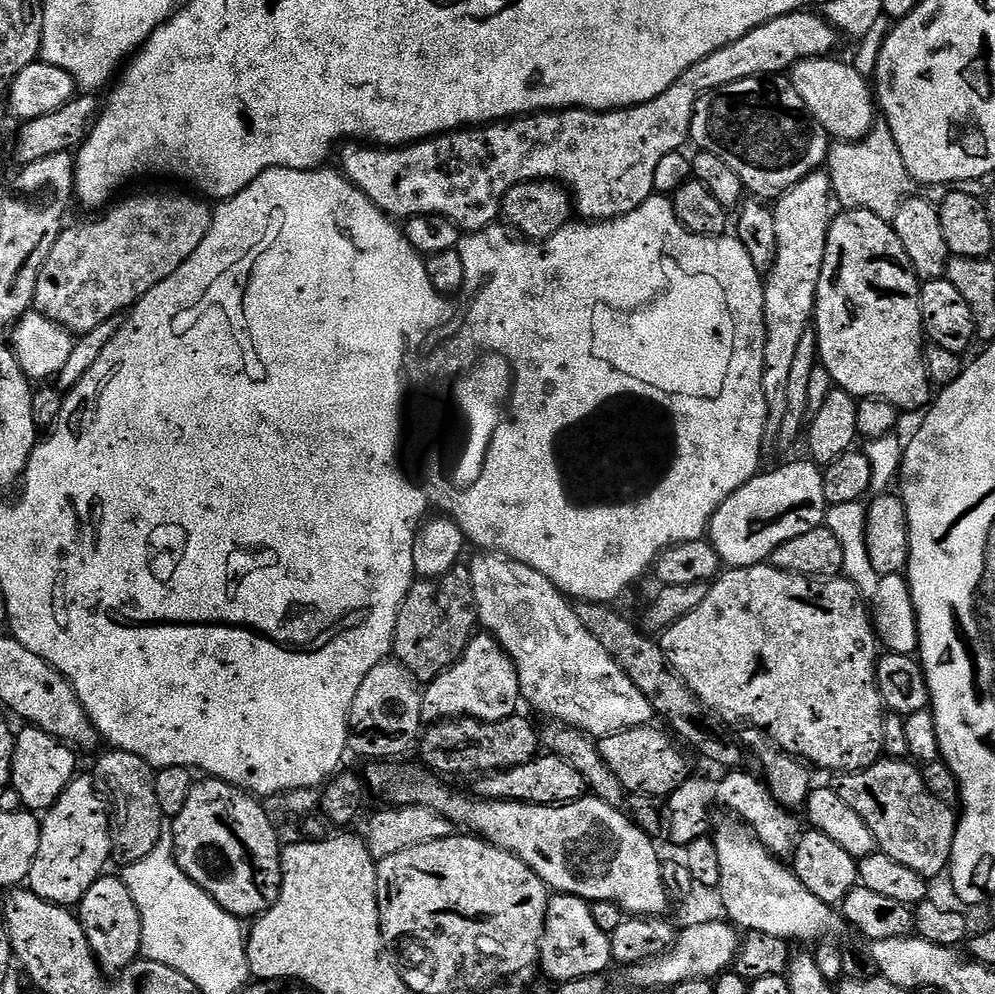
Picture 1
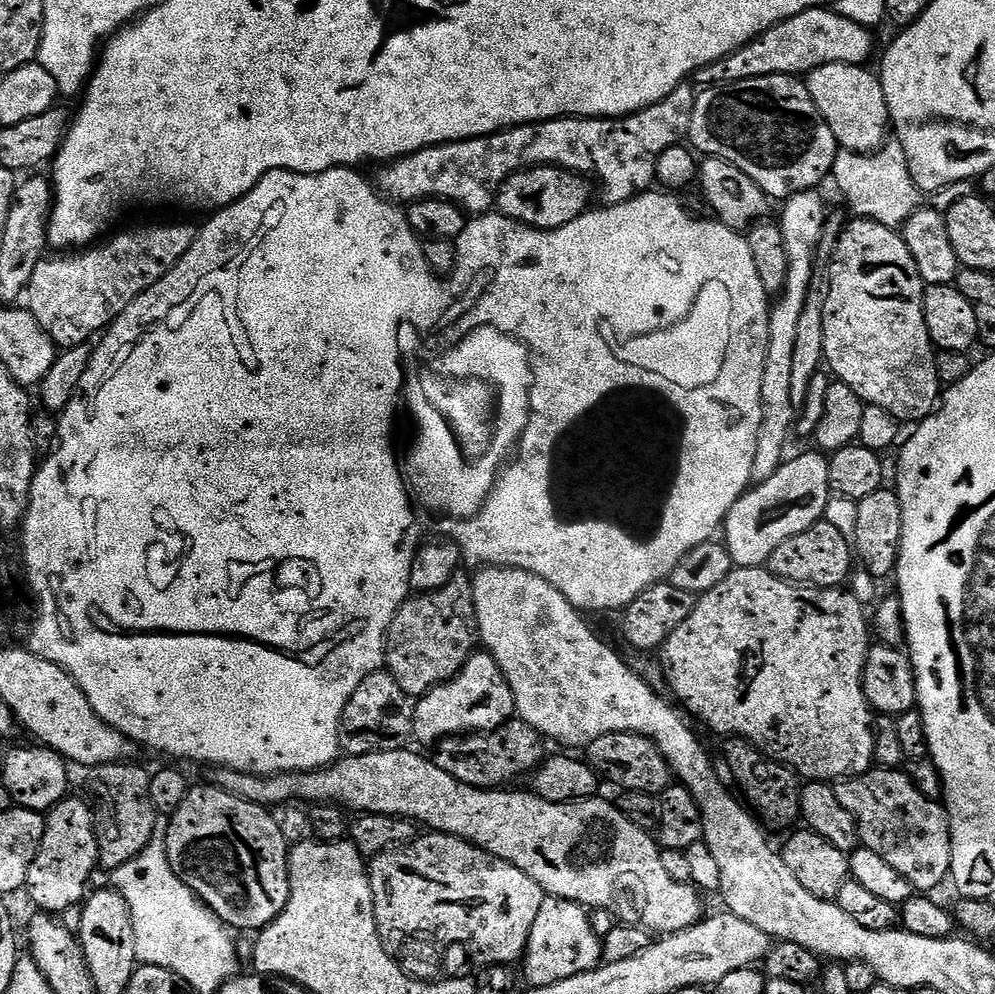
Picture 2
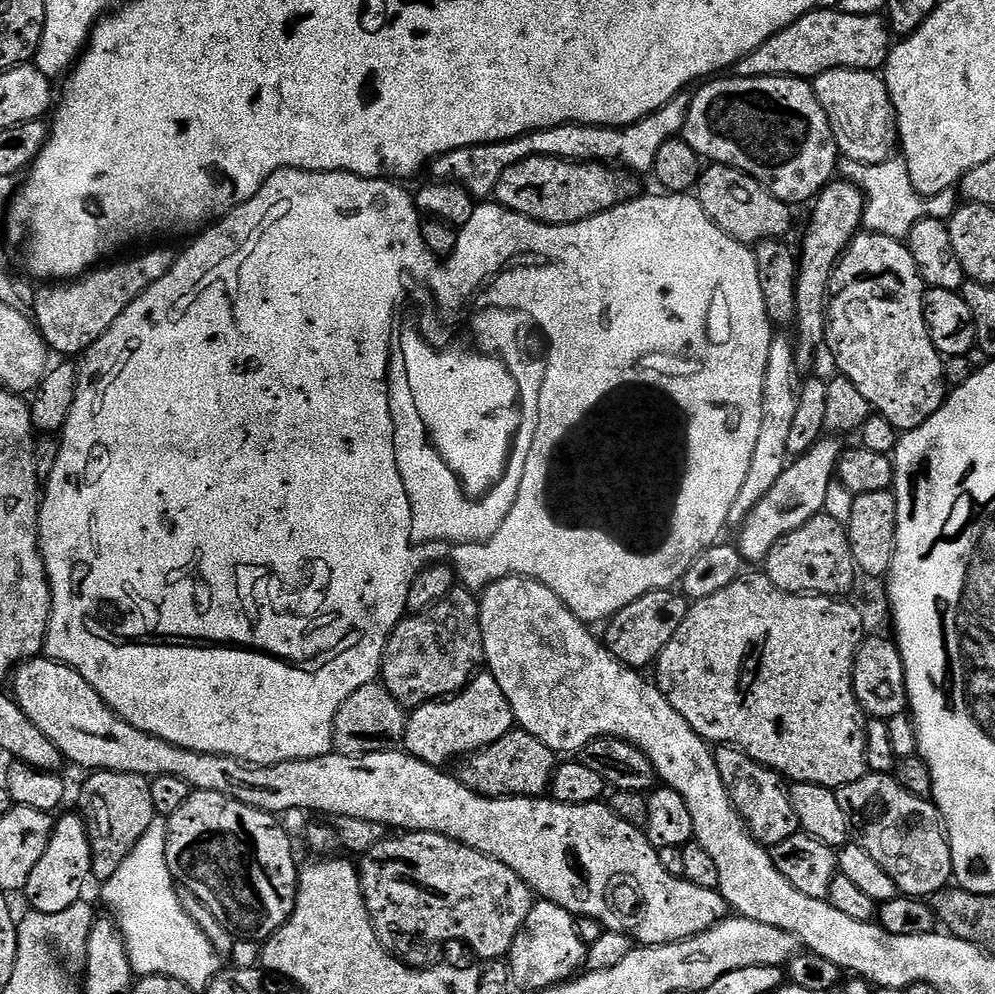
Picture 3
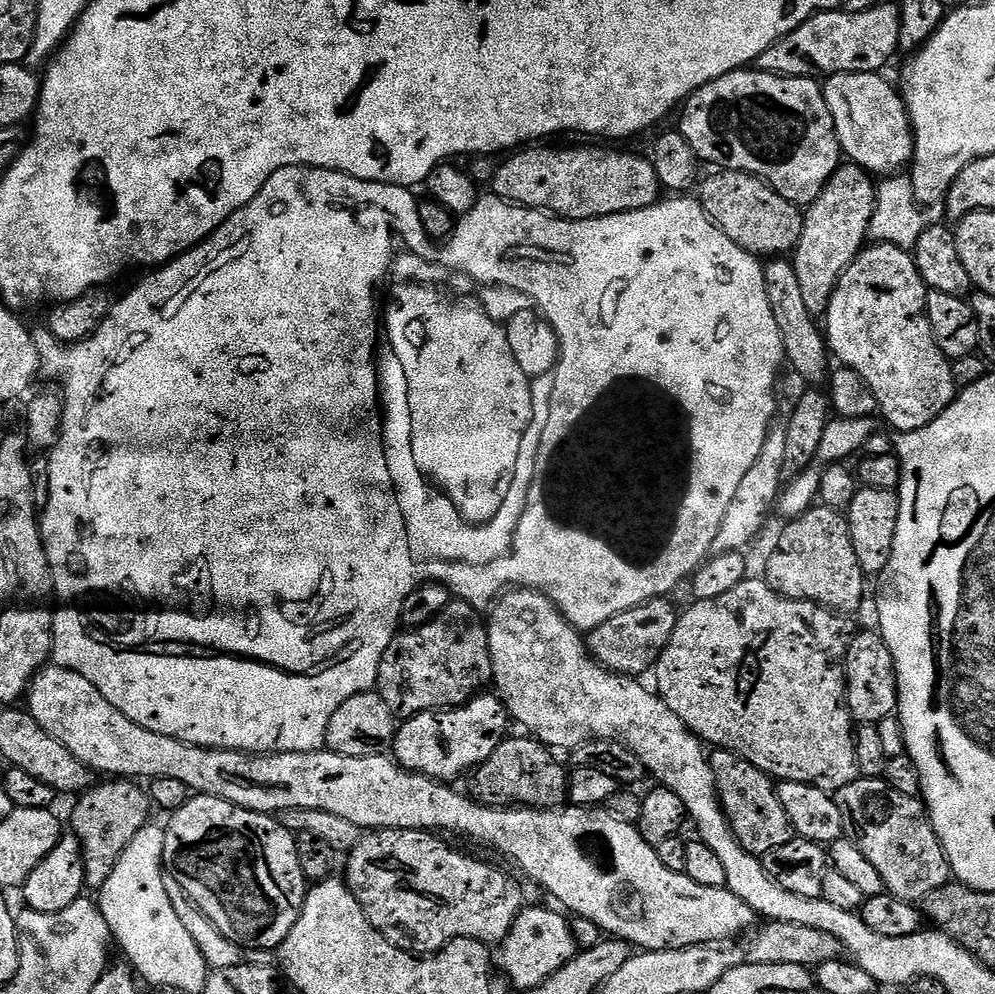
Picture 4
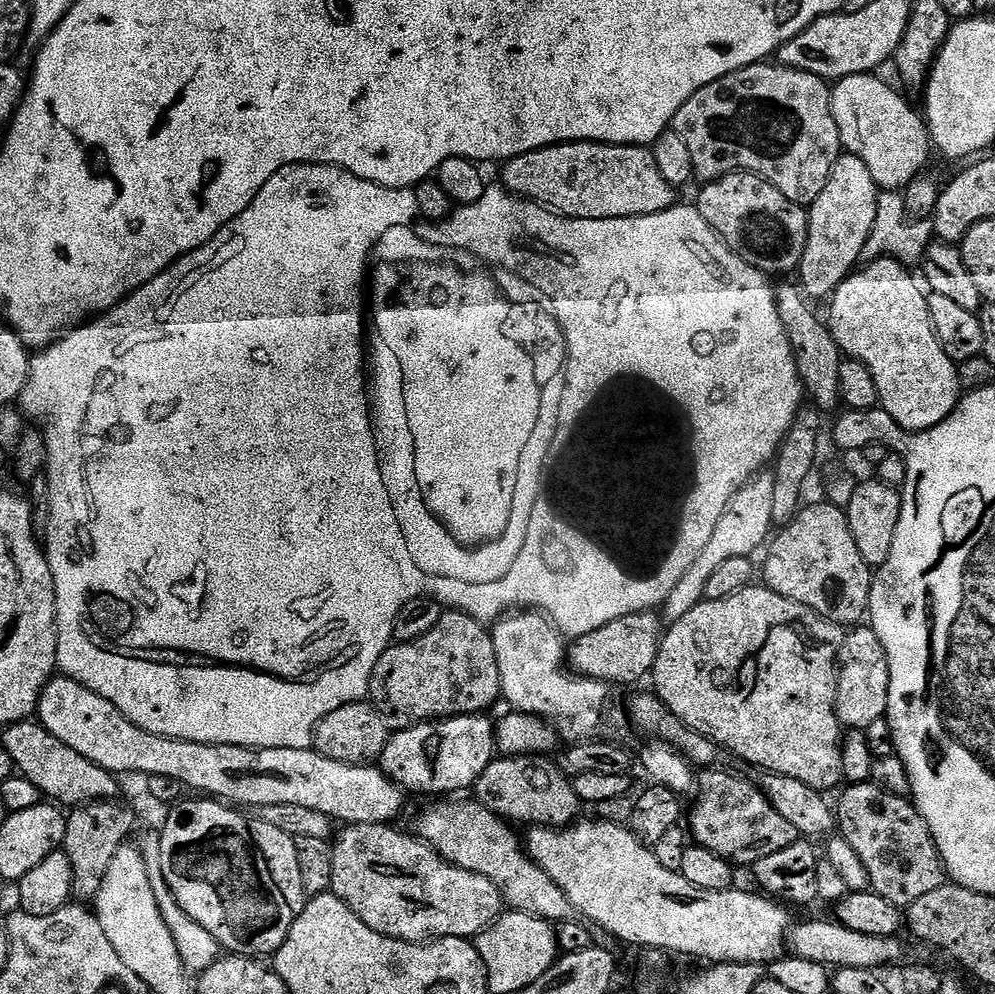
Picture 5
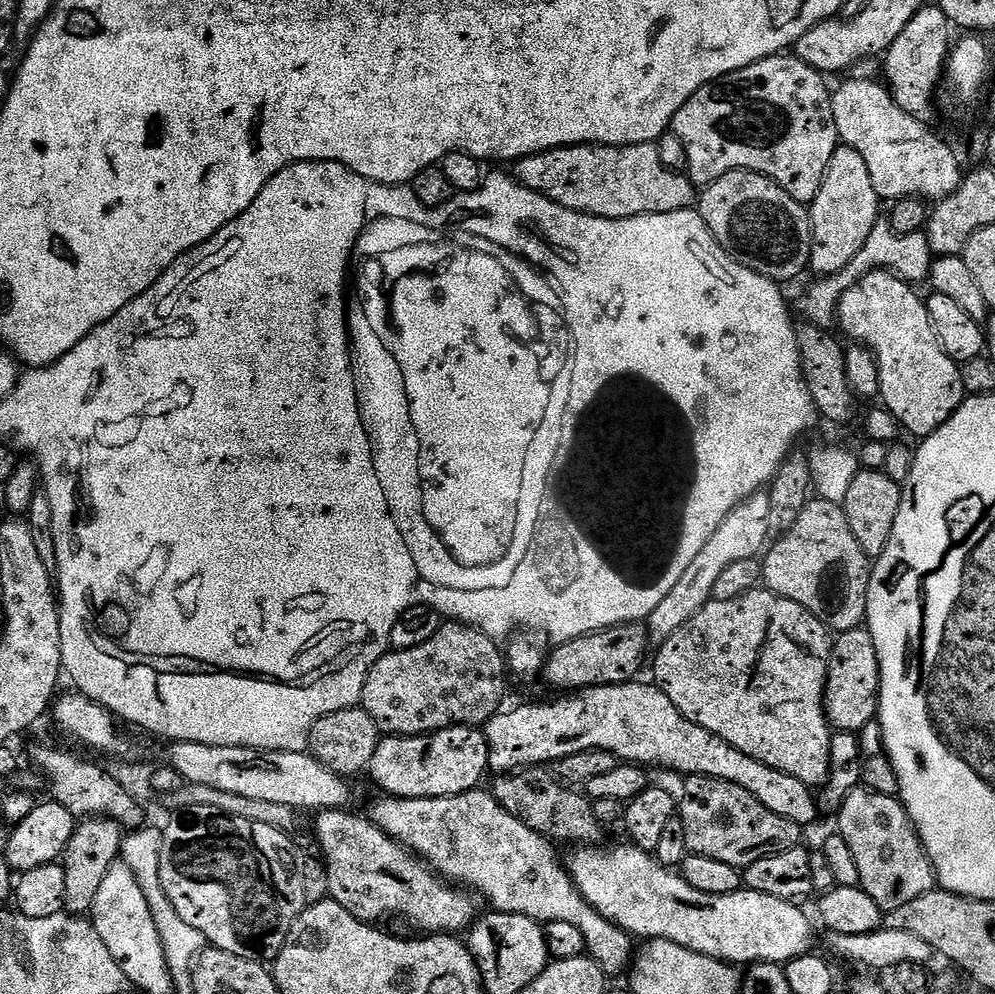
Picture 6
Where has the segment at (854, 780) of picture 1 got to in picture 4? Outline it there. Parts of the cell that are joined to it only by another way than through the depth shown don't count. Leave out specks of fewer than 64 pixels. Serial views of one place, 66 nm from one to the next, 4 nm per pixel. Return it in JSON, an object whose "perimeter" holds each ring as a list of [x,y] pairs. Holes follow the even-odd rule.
{"perimeter":[[[861,778],[850,782],[840,792],[835,793],[838,810],[842,810],[845,833],[855,840],[856,845],[866,854],[867,860],[878,870],[884,883],[887,895],[899,900],[922,902],[934,890],[946,886],[953,879],[952,868],[944,853],[942,842],[928,817],[928,810],[924,807],[923,799],[898,794],[883,778]]]}

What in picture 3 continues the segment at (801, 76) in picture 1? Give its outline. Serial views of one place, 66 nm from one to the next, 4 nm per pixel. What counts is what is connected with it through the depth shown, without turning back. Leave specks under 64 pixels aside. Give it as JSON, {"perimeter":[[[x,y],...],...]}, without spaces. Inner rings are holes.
{"perimeter":[[[835,68],[815,77],[814,87],[818,102],[822,102],[832,123],[837,149],[847,159],[863,164],[893,159],[898,148],[896,111],[883,75],[853,68]]]}

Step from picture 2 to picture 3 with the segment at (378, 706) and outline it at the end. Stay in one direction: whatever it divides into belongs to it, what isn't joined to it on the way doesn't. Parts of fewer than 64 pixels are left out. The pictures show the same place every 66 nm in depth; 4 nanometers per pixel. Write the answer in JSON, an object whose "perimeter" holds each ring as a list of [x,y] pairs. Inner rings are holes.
{"perimeter":[[[373,682],[354,690],[336,715],[332,742],[341,756],[361,756],[375,752],[391,752],[404,743],[408,716],[406,709],[396,701],[394,694],[384,688],[383,683]]]}

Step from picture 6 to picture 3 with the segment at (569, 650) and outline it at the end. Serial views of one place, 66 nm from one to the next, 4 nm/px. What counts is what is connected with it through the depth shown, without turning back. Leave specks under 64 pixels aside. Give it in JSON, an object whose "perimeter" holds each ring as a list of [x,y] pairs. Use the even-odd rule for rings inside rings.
{"perimeter":[[[663,588],[654,590],[650,594],[642,594],[630,606],[620,609],[615,616],[607,621],[608,640],[606,647],[609,652],[615,654],[629,668],[644,670],[644,667],[655,665],[660,659],[662,650],[666,650],[666,645],[670,638],[674,638],[678,626],[686,622],[686,614],[690,607],[690,601],[683,591]]]}

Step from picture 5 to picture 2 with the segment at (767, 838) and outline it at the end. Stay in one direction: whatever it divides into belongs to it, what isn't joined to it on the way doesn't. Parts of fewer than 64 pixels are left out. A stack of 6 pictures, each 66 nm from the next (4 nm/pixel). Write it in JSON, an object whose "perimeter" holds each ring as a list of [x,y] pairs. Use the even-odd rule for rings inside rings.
{"perimeter":[[[732,738],[725,744],[728,744],[724,748],[728,768],[732,771],[737,786],[744,791],[743,799],[750,805],[751,811],[765,825],[773,824],[776,828],[789,827],[788,829],[799,825],[802,820],[800,814],[801,777],[797,776],[788,765],[778,764],[775,760],[765,756],[750,740]]]}

